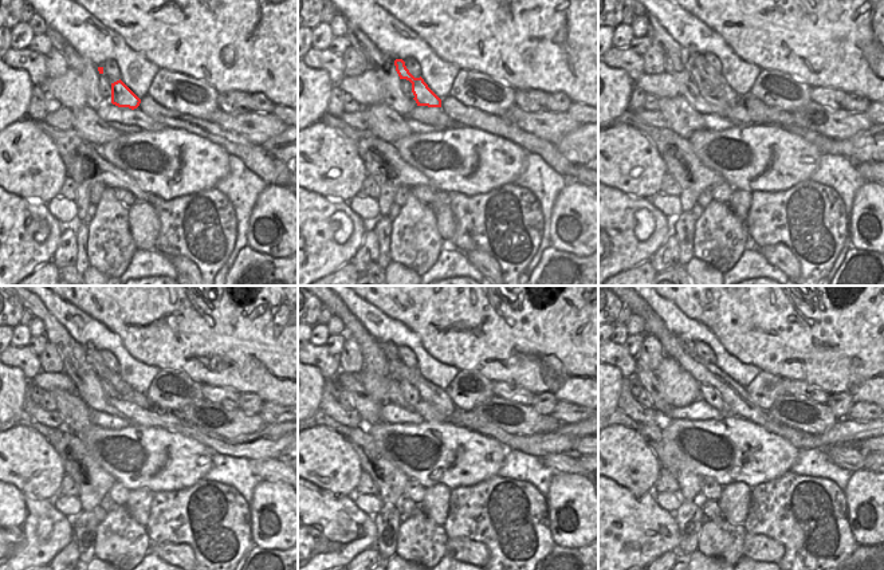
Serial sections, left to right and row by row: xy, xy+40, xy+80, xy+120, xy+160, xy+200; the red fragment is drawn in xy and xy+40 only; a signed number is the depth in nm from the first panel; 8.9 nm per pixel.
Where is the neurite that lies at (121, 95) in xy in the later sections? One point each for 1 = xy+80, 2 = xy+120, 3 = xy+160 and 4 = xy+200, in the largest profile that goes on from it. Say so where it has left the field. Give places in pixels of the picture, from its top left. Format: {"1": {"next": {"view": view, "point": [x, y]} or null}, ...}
{"1": {"next": {"view": "xy+80", "point": [723, 91]}}, "2": {"next": {"view": "xy+120", "point": [94, 358]}}, "3": {"next": {"view": "xy+160", "point": [388, 348]}}, "4": {"next": {"view": "xy+200", "point": [688, 346]}}}

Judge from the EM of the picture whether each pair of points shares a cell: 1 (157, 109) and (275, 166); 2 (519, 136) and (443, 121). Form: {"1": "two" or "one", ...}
{"1": "one", "2": "two"}

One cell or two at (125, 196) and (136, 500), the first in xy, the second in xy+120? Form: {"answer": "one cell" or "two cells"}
{"answer": "two cells"}

